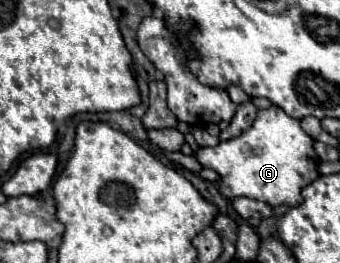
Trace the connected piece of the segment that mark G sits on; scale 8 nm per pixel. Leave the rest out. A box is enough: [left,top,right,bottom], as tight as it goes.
[195,106,319,208]

